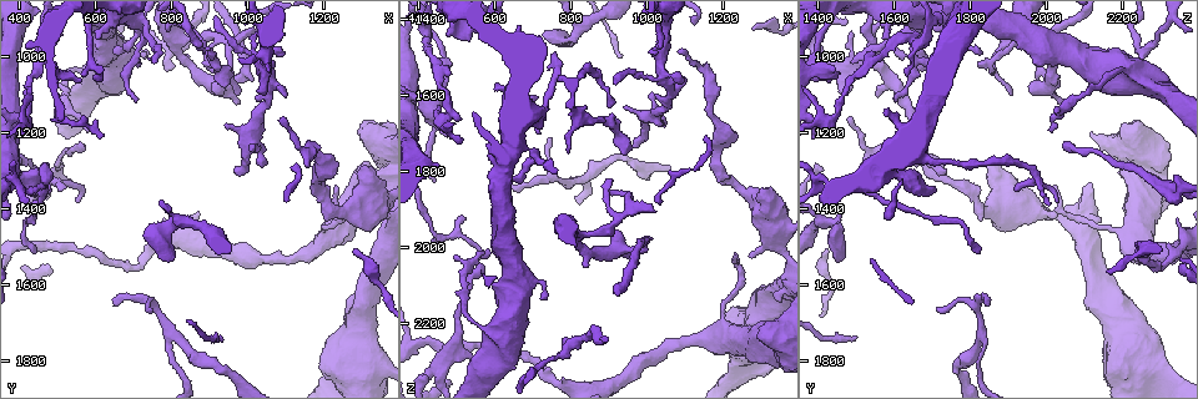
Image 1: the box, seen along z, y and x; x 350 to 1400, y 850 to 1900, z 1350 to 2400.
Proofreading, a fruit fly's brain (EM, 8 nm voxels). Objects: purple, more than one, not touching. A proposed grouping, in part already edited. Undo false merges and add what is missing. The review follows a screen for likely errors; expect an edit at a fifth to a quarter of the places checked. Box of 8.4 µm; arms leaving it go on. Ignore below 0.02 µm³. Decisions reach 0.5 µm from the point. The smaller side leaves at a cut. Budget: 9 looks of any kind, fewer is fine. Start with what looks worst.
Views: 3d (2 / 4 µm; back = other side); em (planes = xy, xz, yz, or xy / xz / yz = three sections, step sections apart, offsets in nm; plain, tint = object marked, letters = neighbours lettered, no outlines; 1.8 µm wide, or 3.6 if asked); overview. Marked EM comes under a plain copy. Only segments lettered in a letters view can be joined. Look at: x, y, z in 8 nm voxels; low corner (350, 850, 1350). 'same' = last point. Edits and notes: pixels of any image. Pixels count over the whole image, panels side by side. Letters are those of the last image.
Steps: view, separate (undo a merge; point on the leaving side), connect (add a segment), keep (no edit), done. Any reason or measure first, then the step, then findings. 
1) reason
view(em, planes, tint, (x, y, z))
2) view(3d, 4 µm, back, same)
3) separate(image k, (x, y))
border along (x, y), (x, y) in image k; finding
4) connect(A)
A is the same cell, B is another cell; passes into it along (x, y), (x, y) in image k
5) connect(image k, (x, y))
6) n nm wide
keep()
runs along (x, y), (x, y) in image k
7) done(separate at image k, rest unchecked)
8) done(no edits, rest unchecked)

branch stops here
view(em, planes, tint, (490, 1350, 1705))

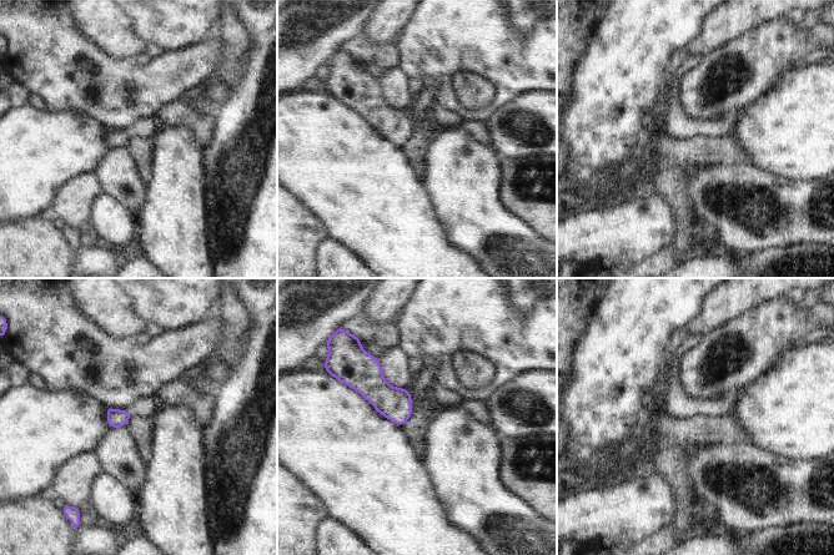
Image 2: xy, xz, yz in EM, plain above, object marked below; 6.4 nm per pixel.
view(em, planes, letters, same)

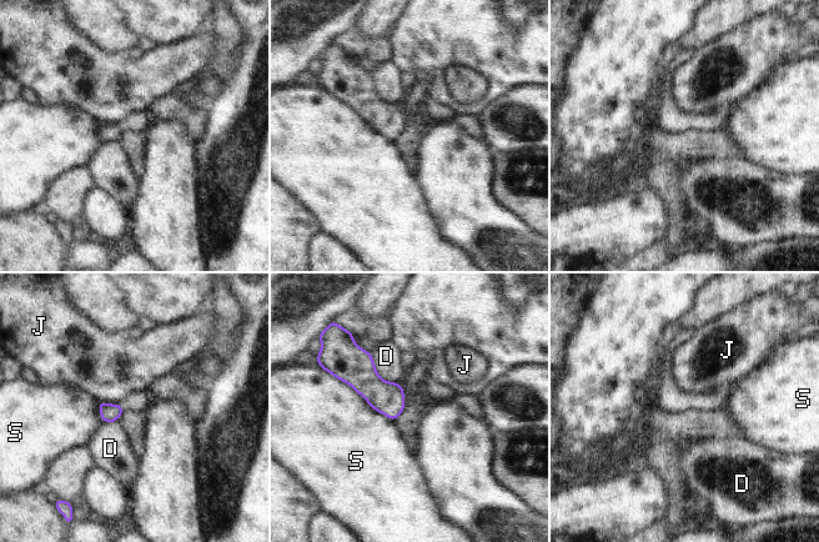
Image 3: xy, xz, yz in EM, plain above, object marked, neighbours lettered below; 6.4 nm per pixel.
keep()
D, J and S are other cells; border along (100, 401), (119, 405) in image 3; none of them fits

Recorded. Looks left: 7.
view(em, xy, step 16, tint, (795, 1030, 2250))

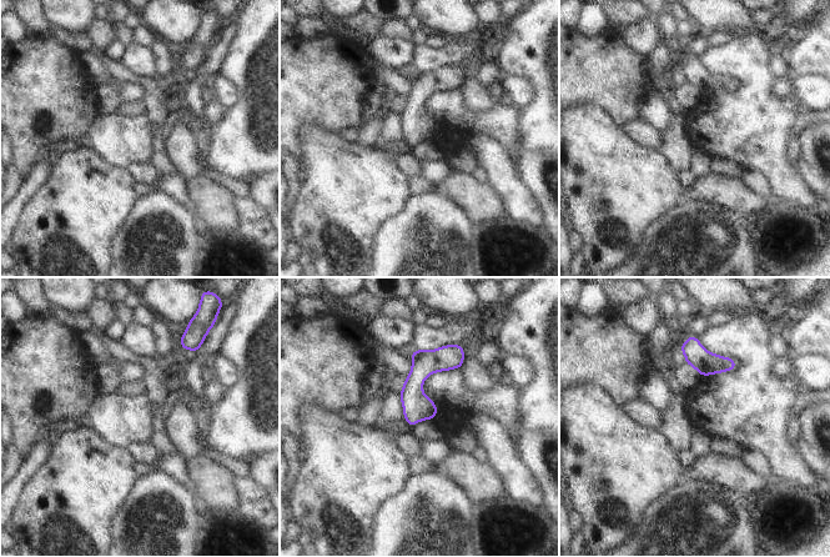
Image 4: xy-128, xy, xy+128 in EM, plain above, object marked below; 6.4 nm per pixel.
another direction
view(em, planes, letters, same)

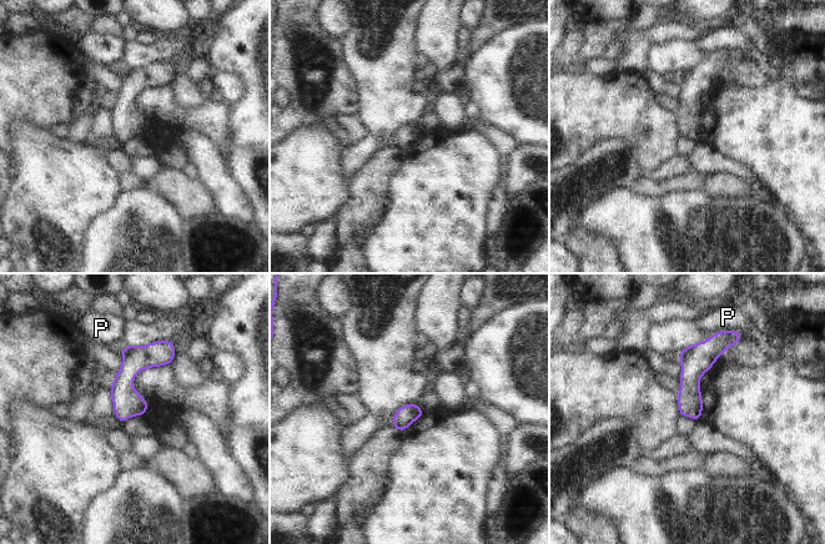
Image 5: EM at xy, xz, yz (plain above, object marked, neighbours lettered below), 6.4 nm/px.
keep()
P is another cell; border along (718, 331), (714, 333) in image 5; none of them fits

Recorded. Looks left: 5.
branch stops here
view(em, planes, letters, (975, 1115, 2035))

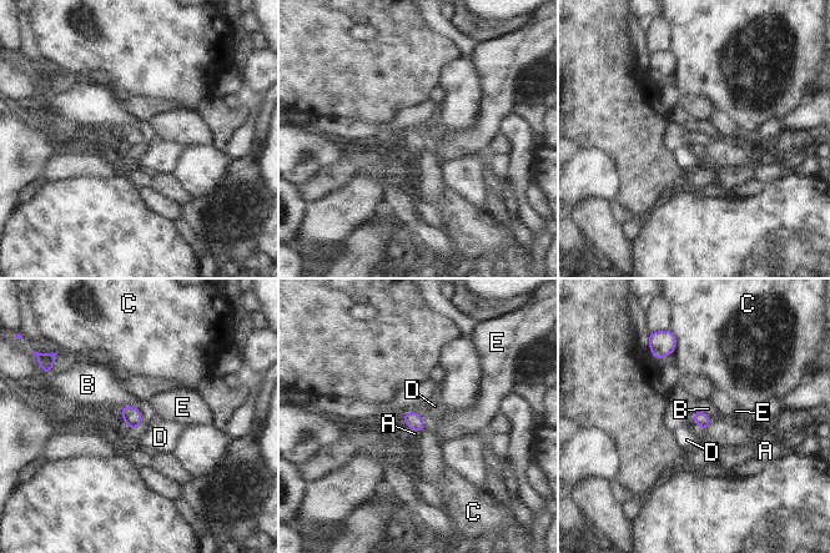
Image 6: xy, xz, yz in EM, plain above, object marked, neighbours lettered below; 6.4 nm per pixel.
connect(A)
A is the same cell, B, C, D and E are other cells; passes into it along (702, 420), (708, 425), (724, 435) in image 6; the cell continues

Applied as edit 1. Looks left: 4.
see it whole again
view(overview)

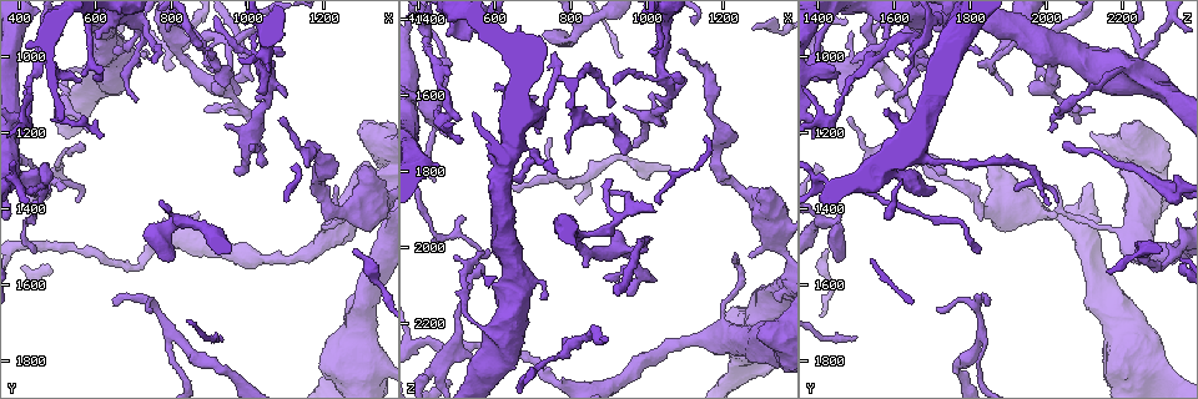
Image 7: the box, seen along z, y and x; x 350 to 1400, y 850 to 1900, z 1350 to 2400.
thin end
view(em, planes, letters, (745, 1670, 1720))

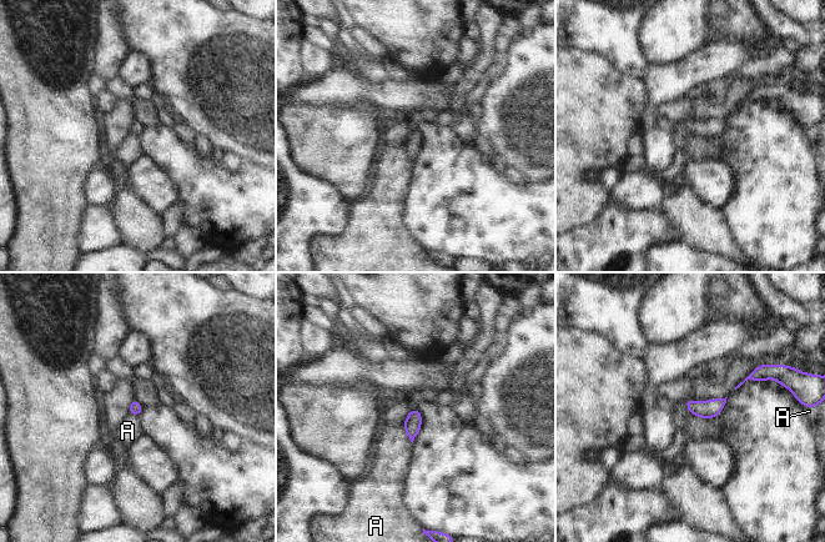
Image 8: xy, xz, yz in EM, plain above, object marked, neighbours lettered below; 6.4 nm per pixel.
keep()
A is another cell; border along (402, 423), (406, 436), (412, 442) in image 8; no lettered segment goes on from it

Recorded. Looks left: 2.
done(connect at image 6, rest unchecked)

